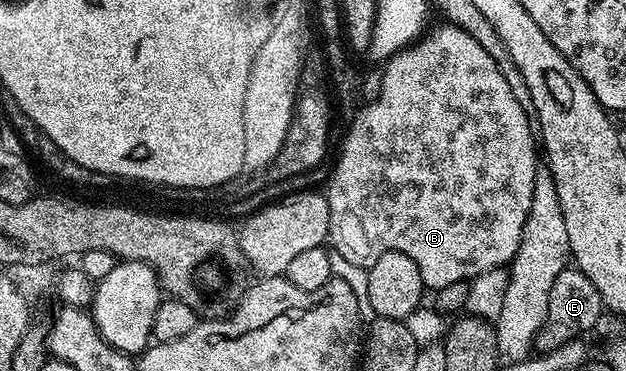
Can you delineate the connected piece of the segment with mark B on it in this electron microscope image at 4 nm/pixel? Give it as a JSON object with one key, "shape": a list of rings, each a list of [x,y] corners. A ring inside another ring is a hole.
{"shape":[[[440,24],[422,34],[416,42],[398,51],[384,63],[382,69],[382,88],[377,99],[366,101],[352,115],[353,123],[345,134],[345,143],[341,146],[341,155],[337,158],[337,167],[329,178],[329,237],[328,245],[336,254],[343,256],[356,266],[368,267],[383,256],[383,252],[403,252],[411,256],[423,276],[426,287],[436,292],[447,288],[447,284],[459,284],[478,278],[488,270],[499,270],[508,267],[521,243],[523,224],[527,212],[531,212],[531,192],[535,192],[535,176],[539,169],[539,146],[535,141],[535,130],[531,125],[530,115],[523,112],[522,99],[513,91],[508,82],[506,71],[501,70],[490,53],[464,30],[450,24]]]}

